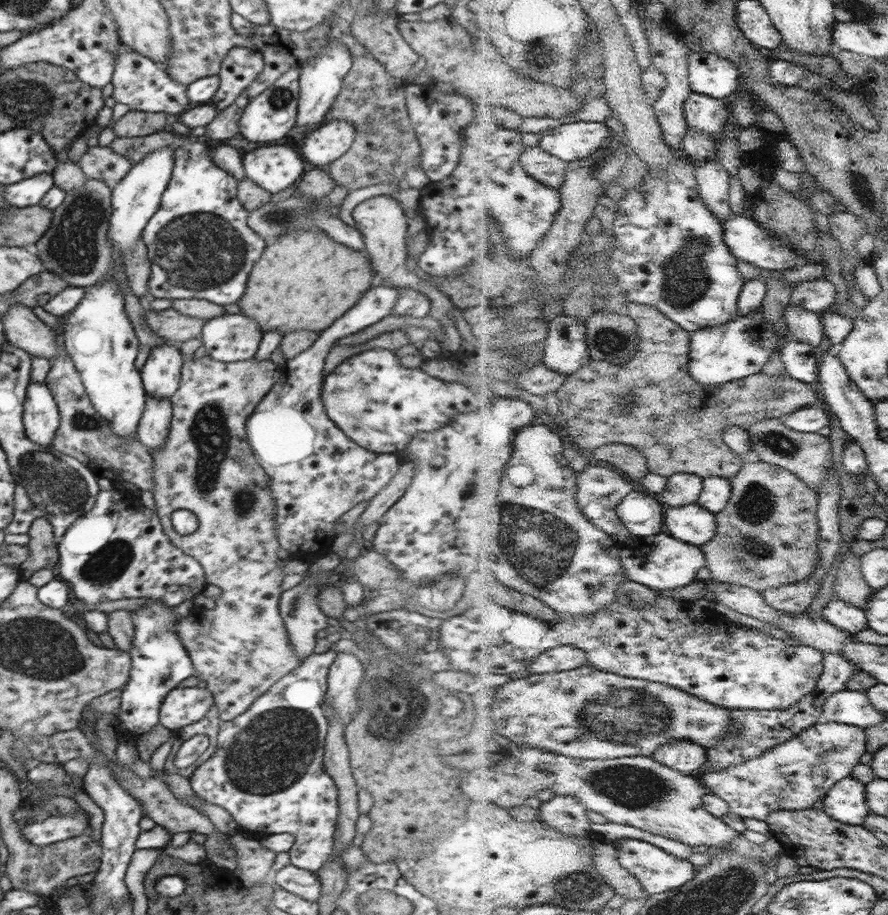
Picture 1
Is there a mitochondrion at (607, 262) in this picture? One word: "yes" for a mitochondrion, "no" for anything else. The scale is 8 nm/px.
no

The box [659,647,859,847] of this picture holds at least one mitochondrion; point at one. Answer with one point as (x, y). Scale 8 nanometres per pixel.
(741, 736)

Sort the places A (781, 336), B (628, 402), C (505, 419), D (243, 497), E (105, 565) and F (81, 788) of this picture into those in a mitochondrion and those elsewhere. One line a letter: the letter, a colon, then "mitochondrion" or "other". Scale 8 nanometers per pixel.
A: other
B: mitochondrion
C: other
D: mitochondrion
E: mitochondrion
F: other

